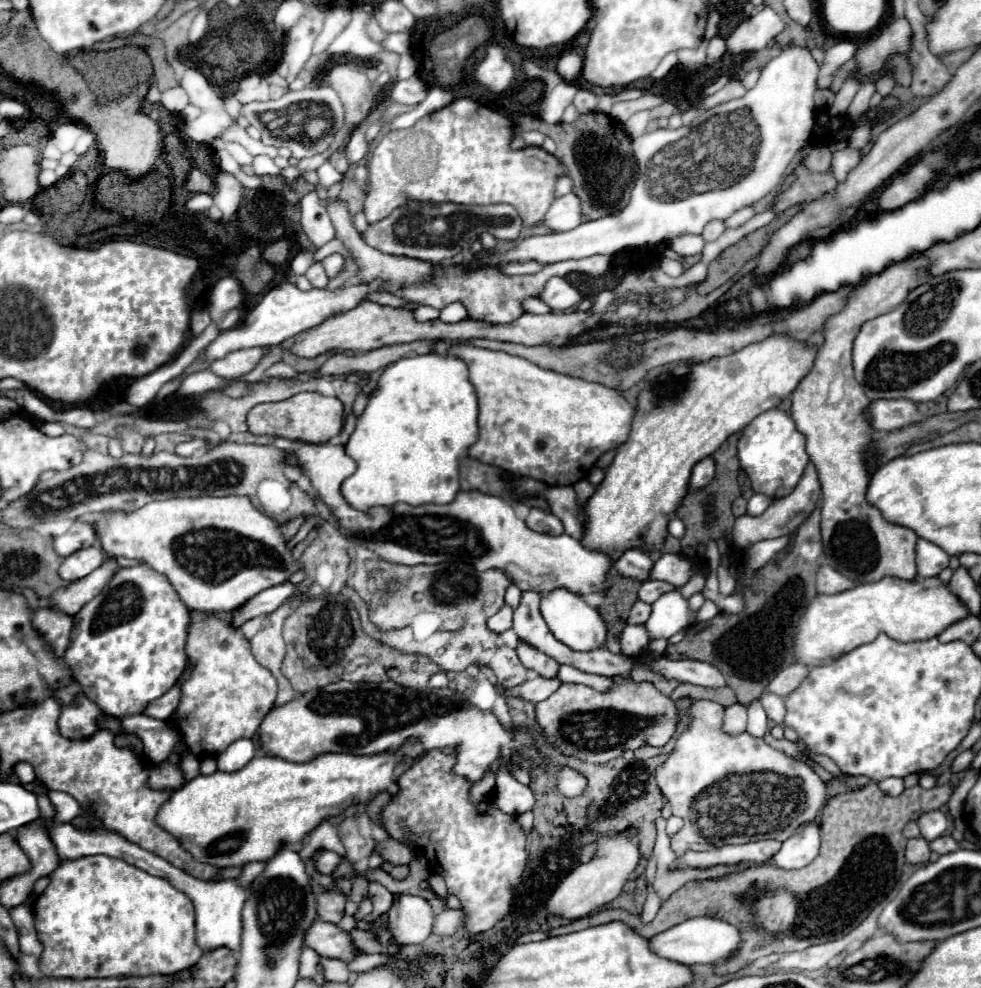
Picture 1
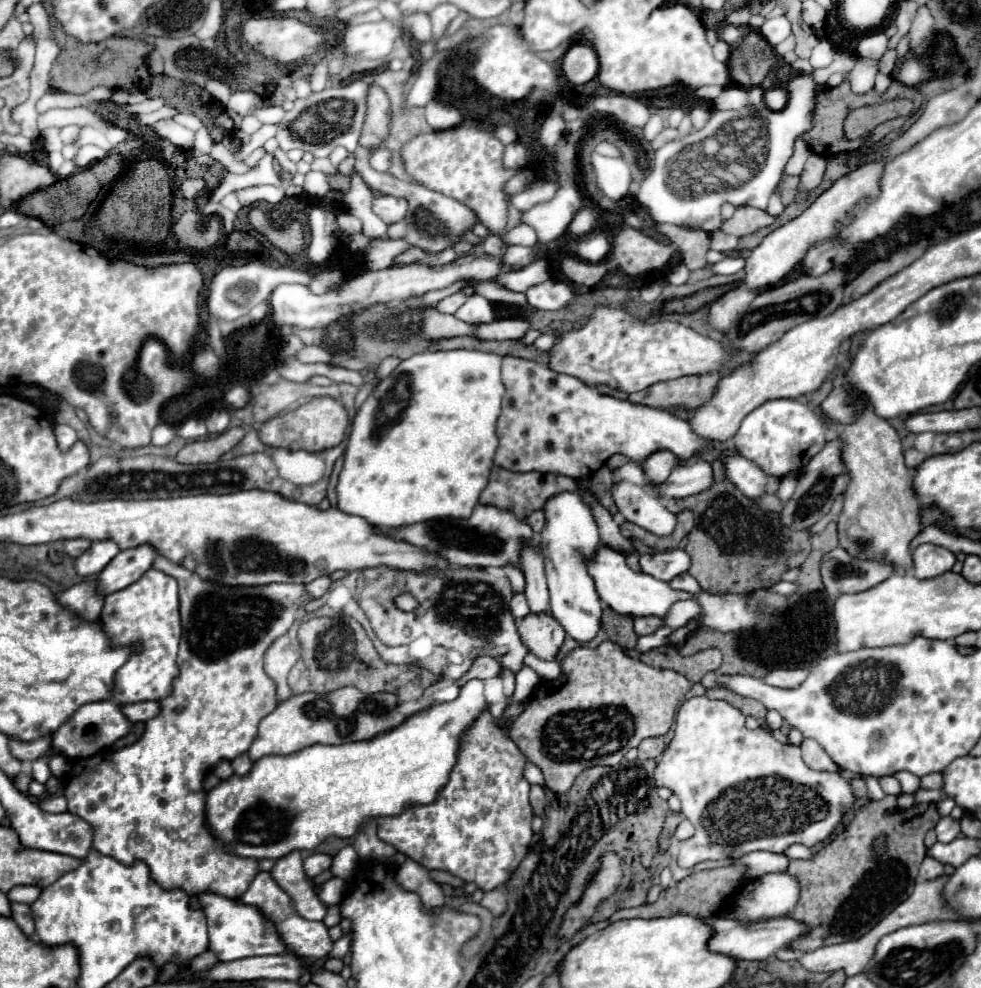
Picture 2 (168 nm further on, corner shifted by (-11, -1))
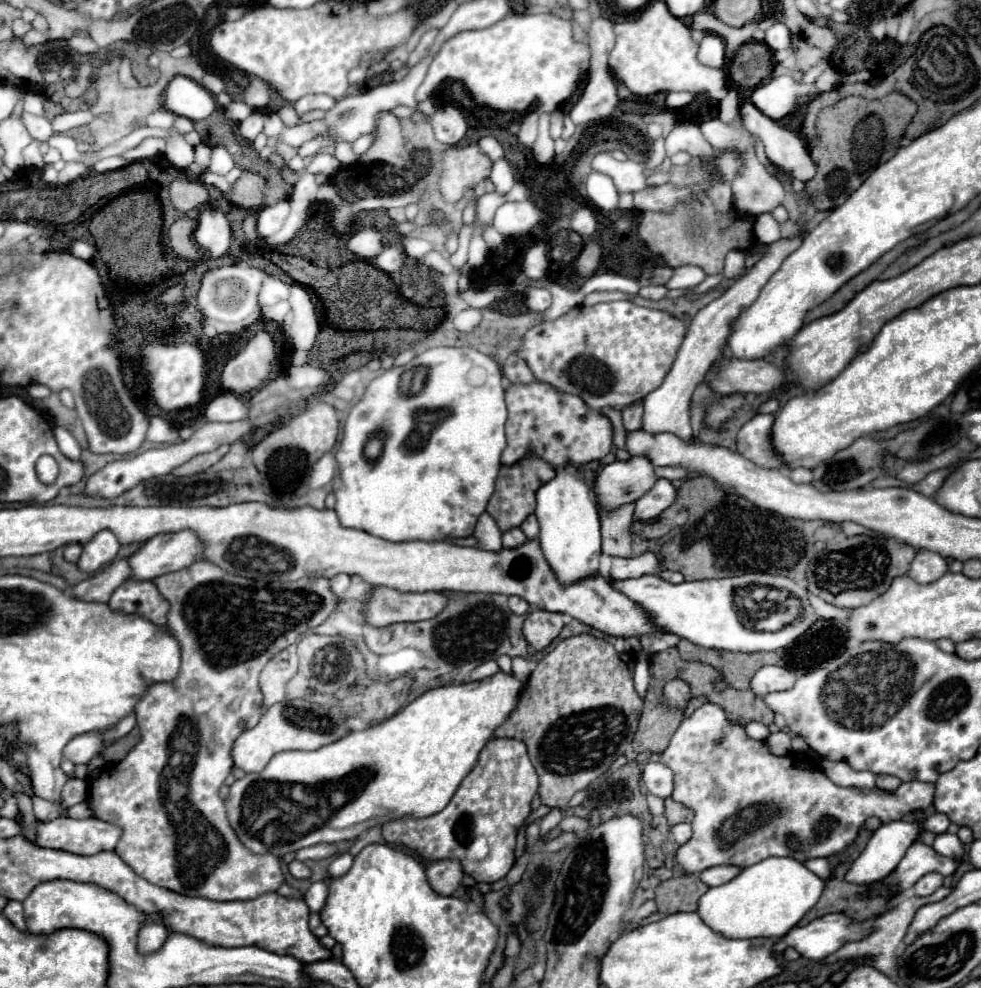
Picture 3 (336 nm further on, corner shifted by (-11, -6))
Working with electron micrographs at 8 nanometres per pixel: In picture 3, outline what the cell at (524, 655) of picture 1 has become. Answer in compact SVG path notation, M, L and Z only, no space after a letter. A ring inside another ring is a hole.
M533 611L527 615L523 623L523 637L535 651L543 651L553 639L559 637L567 617L563 613L549 613L549 611Z

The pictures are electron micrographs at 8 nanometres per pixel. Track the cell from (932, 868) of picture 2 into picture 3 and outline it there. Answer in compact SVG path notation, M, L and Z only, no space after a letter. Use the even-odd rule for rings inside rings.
M927 873L927 875L923 875L923 877L915 883L915 895L927 897L927 895L931 895L935 889L939 889L941 885L943 885L943 875L939 875L939 873Z

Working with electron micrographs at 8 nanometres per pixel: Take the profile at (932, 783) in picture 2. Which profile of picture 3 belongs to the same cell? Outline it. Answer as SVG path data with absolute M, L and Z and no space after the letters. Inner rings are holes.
M705 703L685 719L675 731L669 747L661 753L661 763L673 771L673 799L695 813L691 827L693 837L679 847L675 861L685 873L701 873L715 865L741 865L749 867L767 857L791 857L805 861L811 857L829 857L845 851L857 837L861 825L871 817L879 817L883 823L901 819L913 809L927 811L933 805L935 785L909 781L893 793L867 791L835 785L819 767L809 765L809 771L801 769L795 755L773 755L765 741L747 737L745 727L727 717L727 713L713 703Z

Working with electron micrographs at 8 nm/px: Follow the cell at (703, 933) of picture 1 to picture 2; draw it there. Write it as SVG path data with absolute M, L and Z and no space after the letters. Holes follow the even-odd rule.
M715 918L715 934L709 940L709 950L733 956L737 960L767 960L775 950L789 946L793 940L805 936L809 930L803 922L793 918L781 918L771 922L755 922L755 924L741 924L735 920Z

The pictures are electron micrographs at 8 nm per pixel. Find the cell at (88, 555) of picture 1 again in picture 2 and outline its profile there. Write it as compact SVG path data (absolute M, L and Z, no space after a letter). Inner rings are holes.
M101 540L93 542L89 550L85 550L77 560L75 560L75 570L79 576L89 578L99 574L115 556L119 554L119 546L113 540Z

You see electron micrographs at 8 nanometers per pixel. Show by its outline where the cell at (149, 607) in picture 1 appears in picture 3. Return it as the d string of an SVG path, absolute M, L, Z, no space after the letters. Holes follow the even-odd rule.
M127 579L121 587L115 589L115 593L109 599L109 607L115 613L125 615L141 615L143 619L151 621L159 629L167 627L167 611L171 609L171 603L159 595L159 589L155 583L139 583L133 579Z

